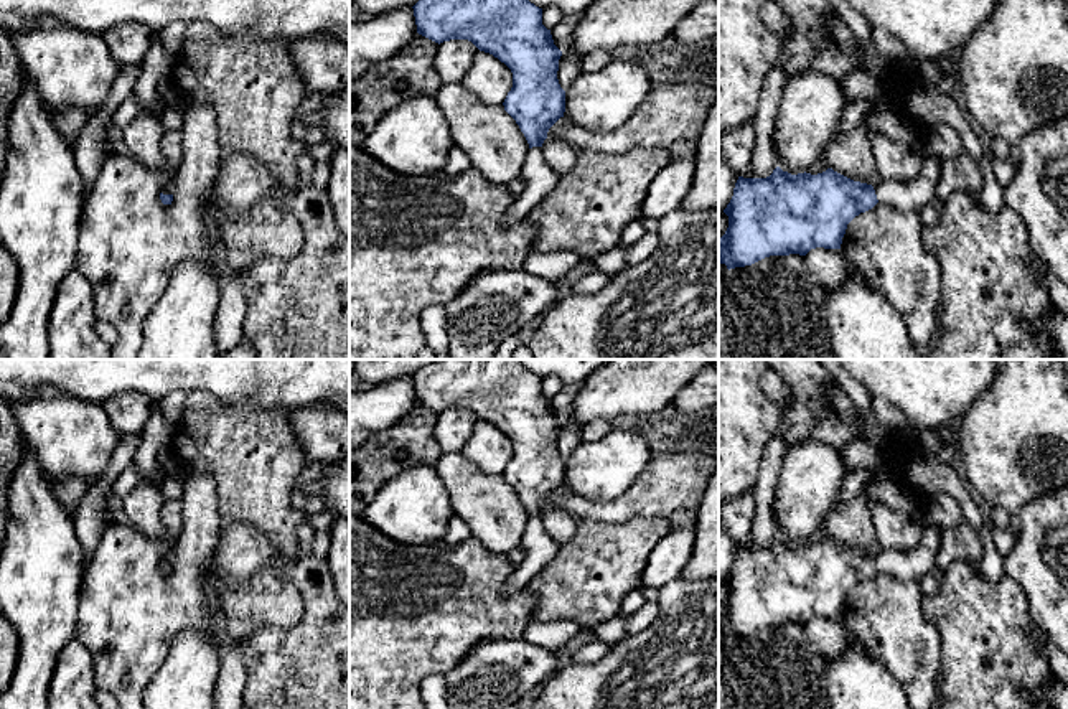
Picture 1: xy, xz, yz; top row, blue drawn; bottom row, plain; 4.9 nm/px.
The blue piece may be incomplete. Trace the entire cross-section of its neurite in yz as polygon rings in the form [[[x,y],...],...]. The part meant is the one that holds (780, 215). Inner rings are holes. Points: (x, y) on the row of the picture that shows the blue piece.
[[[925,153],[915,180],[877,180],[874,186],[854,181],[832,168],[817,175],[806,171],[791,175],[776,167],[766,178],[738,176],[733,196],[724,209],[728,216],[728,228],[719,237],[719,264],[725,264],[730,270],[770,256],[806,256],[816,247],[841,249],[847,224],[877,203],[887,203],[902,211],[918,211],[926,204],[939,206],[936,196],[939,175],[941,158]]]

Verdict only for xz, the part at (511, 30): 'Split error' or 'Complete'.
Split error

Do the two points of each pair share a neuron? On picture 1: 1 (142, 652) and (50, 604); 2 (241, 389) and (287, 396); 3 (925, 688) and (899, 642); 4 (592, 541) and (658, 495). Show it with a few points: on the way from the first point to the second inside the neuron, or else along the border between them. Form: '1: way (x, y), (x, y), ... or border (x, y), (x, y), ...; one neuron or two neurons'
1: border (83, 579), (79, 586), (76, 638); two neurons
2: way (252, 389), (276, 389); one neuron
3: way (917, 676), (910, 653); one neuron
4: border (651, 516), (637, 516), (615, 525), (580, 520); two neurons

